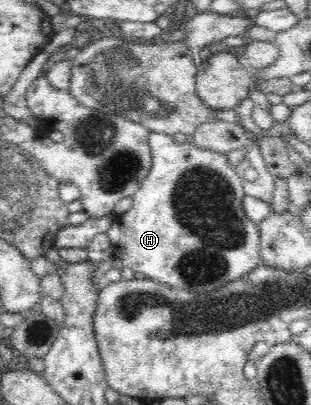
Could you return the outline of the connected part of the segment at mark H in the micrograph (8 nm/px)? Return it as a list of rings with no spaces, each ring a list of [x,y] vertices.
[[[150,133],[148,136],[148,145],[152,151],[152,168],[150,174],[143,180],[143,185],[132,195],[133,205],[130,210],[120,215],[113,214],[112,225],[109,225],[107,234],[109,241],[112,242],[111,251],[115,257],[121,259],[124,268],[130,268],[137,273],[141,273],[143,277],[161,283],[166,283],[170,287],[178,287],[186,289],[193,293],[203,293],[213,291],[217,287],[223,287],[225,283],[239,280],[241,277],[247,276],[253,269],[260,264],[260,230],[256,223],[253,223],[242,208],[242,199],[244,197],[244,185],[241,178],[237,176],[237,172],[229,166],[225,154],[211,153],[209,150],[201,150],[194,145],[192,139],[186,141],[177,141],[177,137],[165,135],[163,133]]]

